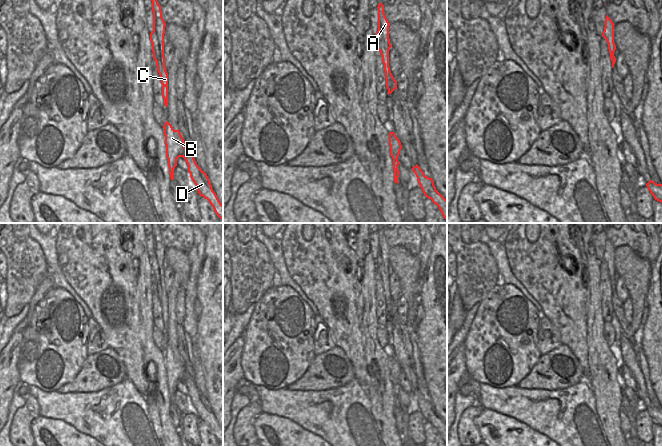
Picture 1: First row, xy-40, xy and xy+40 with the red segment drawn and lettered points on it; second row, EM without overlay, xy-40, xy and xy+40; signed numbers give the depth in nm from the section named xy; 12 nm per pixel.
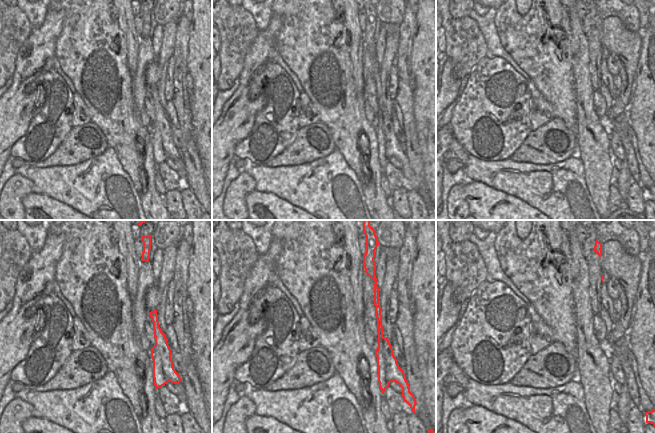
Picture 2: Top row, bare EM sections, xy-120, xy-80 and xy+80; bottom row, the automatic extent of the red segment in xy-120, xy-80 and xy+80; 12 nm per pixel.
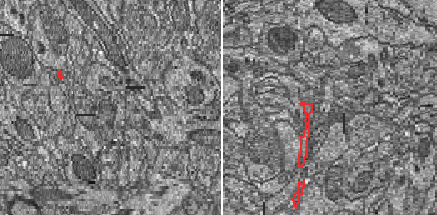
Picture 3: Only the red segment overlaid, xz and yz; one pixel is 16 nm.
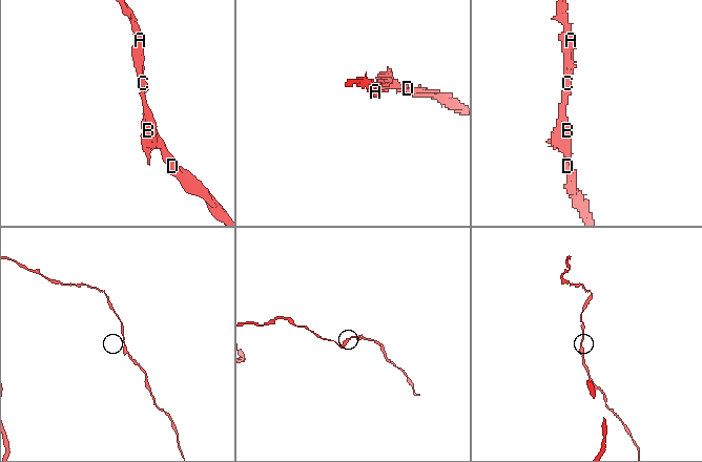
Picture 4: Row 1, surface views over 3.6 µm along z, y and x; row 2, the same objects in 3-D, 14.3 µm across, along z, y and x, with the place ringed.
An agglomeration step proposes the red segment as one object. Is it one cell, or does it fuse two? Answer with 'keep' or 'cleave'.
keep

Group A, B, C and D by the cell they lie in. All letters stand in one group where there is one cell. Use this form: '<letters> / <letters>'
A B C D

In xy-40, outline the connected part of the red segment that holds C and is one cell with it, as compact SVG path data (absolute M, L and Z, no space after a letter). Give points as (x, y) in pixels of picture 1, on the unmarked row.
M150 223L152 225L153 235L153 255L150 257L150 265L152 267L153 283L156 285L157 295L161 301L162 321L164 328L168 330L168 297L165 291L164 281L164 258L166 247L162 241L161 230L157 223Z

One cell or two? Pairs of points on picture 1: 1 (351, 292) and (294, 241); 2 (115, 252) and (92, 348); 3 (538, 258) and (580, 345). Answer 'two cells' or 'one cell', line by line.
1: one cell
2: two cells
3: one cell

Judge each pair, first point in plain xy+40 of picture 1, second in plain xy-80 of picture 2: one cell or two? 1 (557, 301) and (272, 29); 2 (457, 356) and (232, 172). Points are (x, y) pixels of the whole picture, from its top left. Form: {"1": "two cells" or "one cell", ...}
{"1": "two cells", "2": "two cells"}

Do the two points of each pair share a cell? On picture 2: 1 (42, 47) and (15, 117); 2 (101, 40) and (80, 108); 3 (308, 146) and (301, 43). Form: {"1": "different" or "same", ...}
{"1": "same", "2": "different", "3": "different"}

